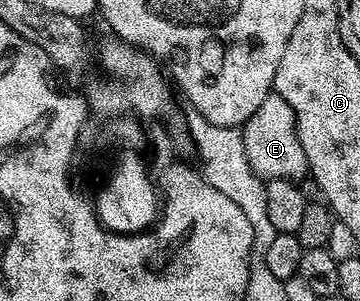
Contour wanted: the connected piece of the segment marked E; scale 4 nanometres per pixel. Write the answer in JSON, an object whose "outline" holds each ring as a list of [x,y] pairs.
{"outline":[[[271,94],[263,98],[263,106],[251,114],[251,118],[240,129],[243,146],[246,147],[247,162],[251,162],[251,170],[262,180],[296,180],[302,179],[309,170],[309,163],[303,154],[303,146],[297,133],[297,119],[287,106],[285,99]]]}

